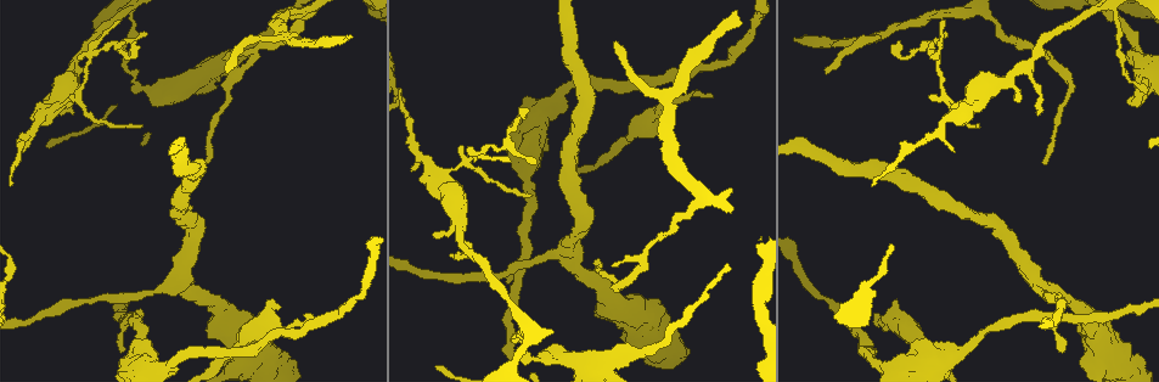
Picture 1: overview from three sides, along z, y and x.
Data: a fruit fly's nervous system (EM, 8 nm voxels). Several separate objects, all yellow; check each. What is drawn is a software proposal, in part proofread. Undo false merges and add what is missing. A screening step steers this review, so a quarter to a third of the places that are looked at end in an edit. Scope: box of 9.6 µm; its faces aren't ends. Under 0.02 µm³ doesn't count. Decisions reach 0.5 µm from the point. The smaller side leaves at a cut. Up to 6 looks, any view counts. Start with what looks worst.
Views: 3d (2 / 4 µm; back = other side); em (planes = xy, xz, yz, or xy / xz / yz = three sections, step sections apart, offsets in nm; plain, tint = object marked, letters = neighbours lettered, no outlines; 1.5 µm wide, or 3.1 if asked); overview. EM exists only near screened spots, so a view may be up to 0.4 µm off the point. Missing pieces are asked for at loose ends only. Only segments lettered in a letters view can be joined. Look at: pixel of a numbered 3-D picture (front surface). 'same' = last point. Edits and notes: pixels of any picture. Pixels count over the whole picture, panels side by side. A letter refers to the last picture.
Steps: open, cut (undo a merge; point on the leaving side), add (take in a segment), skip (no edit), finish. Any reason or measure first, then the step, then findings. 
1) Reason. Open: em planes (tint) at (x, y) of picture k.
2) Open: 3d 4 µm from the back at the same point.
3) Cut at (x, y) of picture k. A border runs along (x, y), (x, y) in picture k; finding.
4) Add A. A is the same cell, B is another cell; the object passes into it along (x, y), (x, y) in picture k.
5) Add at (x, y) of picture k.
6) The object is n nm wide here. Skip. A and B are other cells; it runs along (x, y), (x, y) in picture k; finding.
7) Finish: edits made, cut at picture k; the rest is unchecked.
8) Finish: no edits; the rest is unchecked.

Thick turns thin. Open: em planes (letters) at (143, 87) of picture 1.

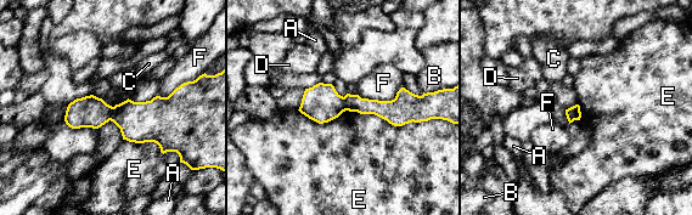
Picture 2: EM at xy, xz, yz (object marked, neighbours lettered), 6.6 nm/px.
Cut at (90, 111) of picture 2. A, B, C, D, E and F are other cells; a border runs along (113, 107), (110, 119) in picture 2; two neurons meet here.

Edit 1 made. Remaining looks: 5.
Narrows sharply. Open: em yz step 8 (letters) at (355, 297) of picture 1.

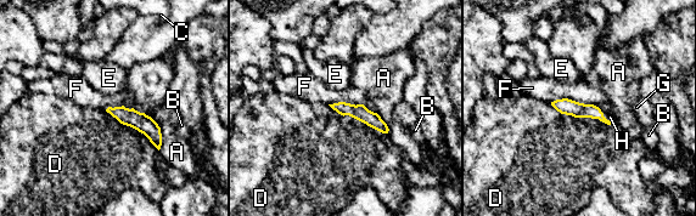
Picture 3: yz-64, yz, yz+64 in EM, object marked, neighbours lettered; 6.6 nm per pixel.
Cut it another way. Open: em planes (letters) at the same point.

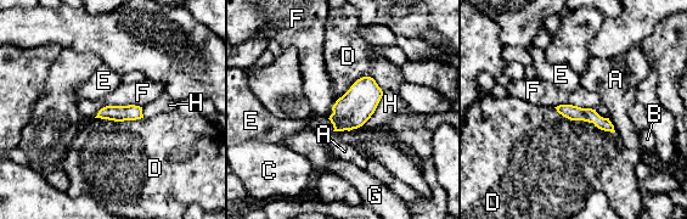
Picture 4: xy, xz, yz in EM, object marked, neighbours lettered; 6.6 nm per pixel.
The object is 100 nm wide here. Skip. A, B, C, D, E, F, G and H are other cells; one neuron here.

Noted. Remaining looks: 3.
Open: em planes (letters) at (704, 55) of picture 1.

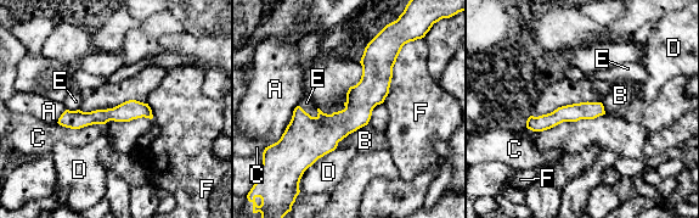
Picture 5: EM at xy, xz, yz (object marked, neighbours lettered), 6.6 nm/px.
Skip. A, B, C, D, E and F are other cells; it runs along (375, 43), (373, 88), (305, 165) in picture 5; one neuron here.

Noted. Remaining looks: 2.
Finish: edits made, cut at picture 2; the rest is unchecked.

